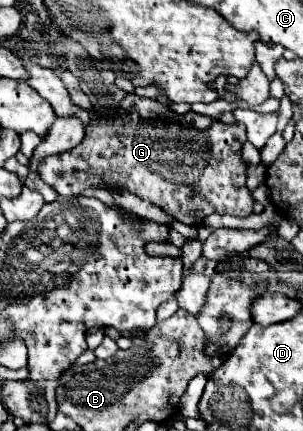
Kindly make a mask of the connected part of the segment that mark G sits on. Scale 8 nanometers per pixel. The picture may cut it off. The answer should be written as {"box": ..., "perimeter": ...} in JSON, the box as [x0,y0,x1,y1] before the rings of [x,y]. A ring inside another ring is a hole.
{"box":[40,95,254,225],"perimeter":[[[130,95],[122,99],[120,109],[120,125],[104,121],[98,127],[88,127],[84,141],[72,151],[44,159],[40,165],[42,181],[56,189],[56,193],[62,197],[82,195],[82,191],[90,187],[118,187],[144,201],[150,201],[166,211],[174,221],[182,221],[186,225],[202,223],[202,219],[212,211],[234,217],[248,217],[254,213],[254,199],[246,189],[246,163],[242,161],[240,153],[246,137],[242,123],[216,129],[222,125],[218,119],[198,113],[178,115],[156,99],[144,97],[144,101],[132,101]],[[158,113],[162,113],[162,117],[158,117]],[[170,117],[182,121],[172,121]]]}

